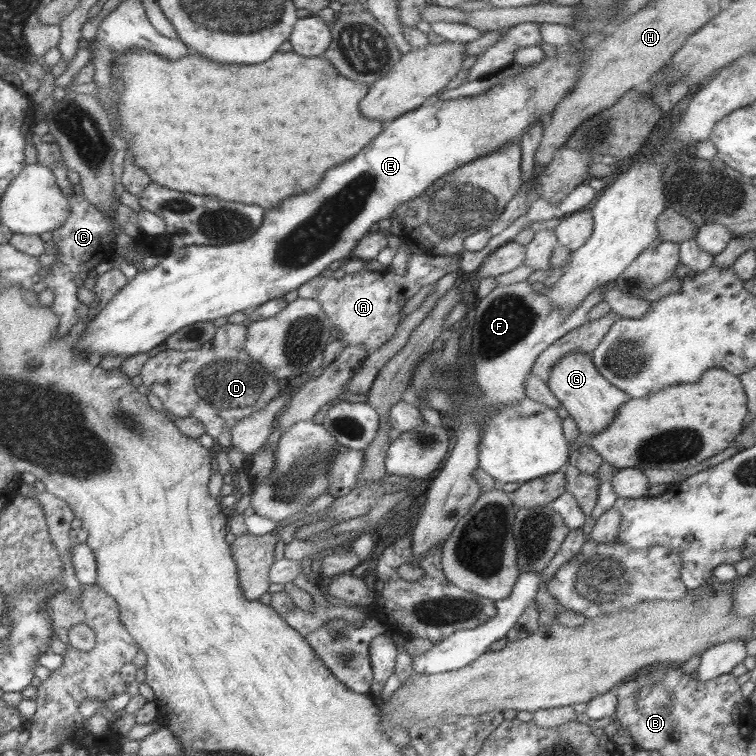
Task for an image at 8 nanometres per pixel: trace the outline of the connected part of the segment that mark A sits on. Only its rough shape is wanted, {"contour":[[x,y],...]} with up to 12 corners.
{"contour":[[408,247],[405,273],[314,276],[297,288],[317,301],[344,346],[367,355],[389,342],[421,286],[459,271],[460,254]]}

